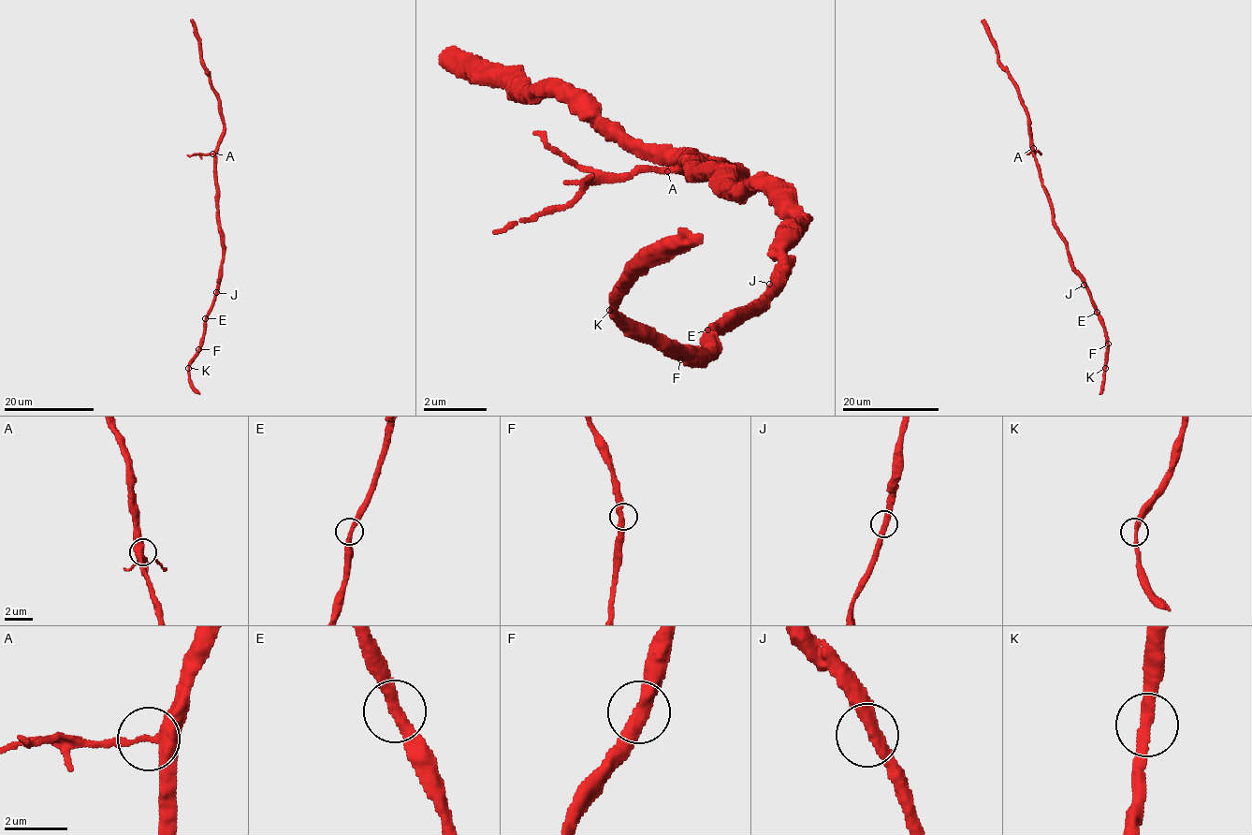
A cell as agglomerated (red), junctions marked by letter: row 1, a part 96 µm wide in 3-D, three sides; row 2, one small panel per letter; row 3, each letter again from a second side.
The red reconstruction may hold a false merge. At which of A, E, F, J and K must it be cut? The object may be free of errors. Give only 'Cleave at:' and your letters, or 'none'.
Cleave at: A

